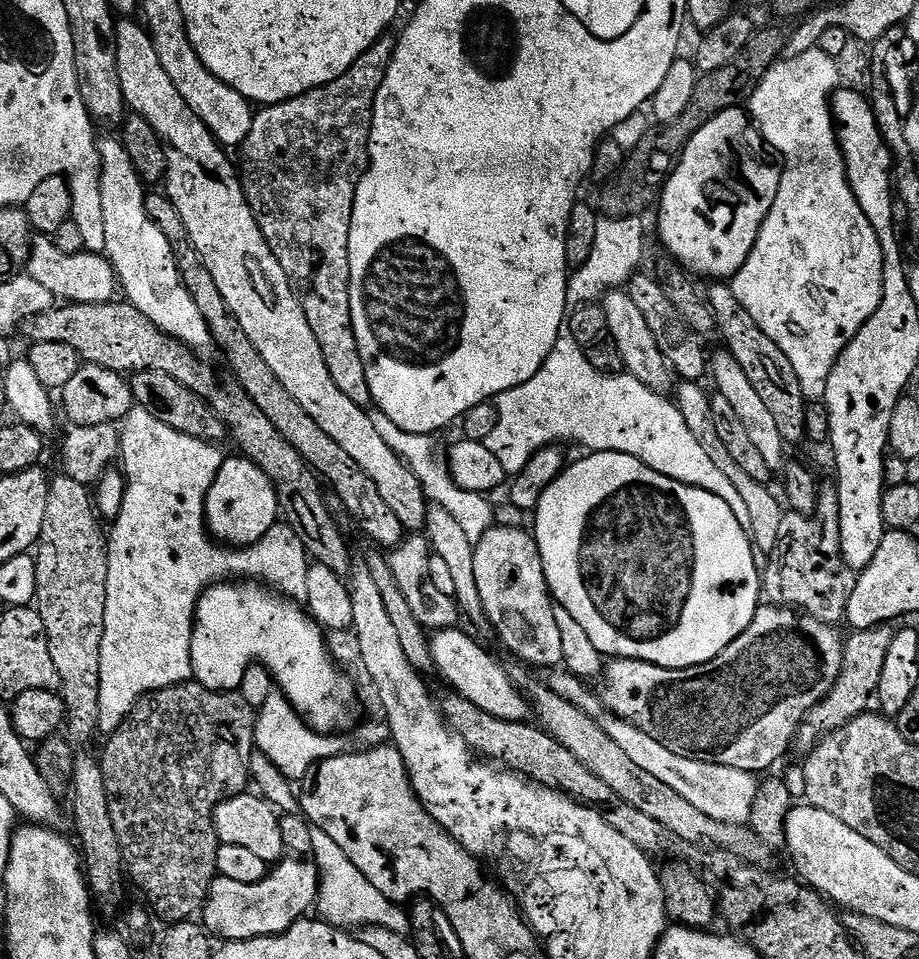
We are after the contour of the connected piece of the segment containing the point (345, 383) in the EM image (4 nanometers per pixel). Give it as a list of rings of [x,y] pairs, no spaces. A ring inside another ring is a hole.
[[[385,34],[374,42],[374,46],[370,46],[357,58],[354,66],[350,66],[350,70],[346,70],[346,74],[334,78],[334,82],[330,82],[326,86],[318,86],[314,90],[307,92],[305,96],[296,96],[292,100],[287,100],[281,104],[269,104],[261,107],[253,115],[250,134],[246,138],[246,142],[240,145],[238,149],[238,155],[240,155],[238,175],[240,184],[244,187],[244,196],[248,200],[250,210],[256,217],[258,226],[262,230],[274,258],[278,258],[282,270],[286,270],[286,278],[306,314],[306,322],[310,322],[310,330],[314,330],[314,338],[318,338],[318,346],[322,346],[322,358],[326,358],[326,366],[330,366],[330,374],[334,378],[334,383],[337,384],[338,390],[342,390],[342,394],[346,394],[346,398],[350,398],[350,402],[354,402],[362,409],[367,409],[372,404],[372,395],[370,394],[370,382],[366,382],[366,366],[362,366],[362,358],[358,354],[358,342],[354,338],[352,319],[350,318],[350,226],[354,214],[356,191],[369,162],[368,143],[372,133],[374,102],[378,90],[382,86],[382,78],[386,78],[386,70],[394,58],[396,42],[397,37],[395,35]]]

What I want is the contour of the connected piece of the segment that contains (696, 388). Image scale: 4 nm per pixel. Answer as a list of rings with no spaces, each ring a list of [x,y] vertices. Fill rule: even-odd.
[[[696,382],[681,383],[674,392],[675,403],[679,407],[682,418],[686,418],[686,426],[690,426],[690,434],[694,434],[694,438],[698,438],[698,442],[702,442],[702,450],[706,450],[706,454],[710,458],[714,458],[714,466],[718,466],[718,470],[722,470],[722,474],[726,474],[726,478],[730,478],[730,482],[734,482],[734,490],[738,490],[742,502],[745,503],[750,513],[750,526],[747,531],[750,533],[753,549],[760,554],[772,552],[778,542],[778,529],[782,527],[785,509],[782,504],[780,508],[769,485],[754,482],[754,479],[750,478],[750,475],[746,474],[737,462],[734,462],[729,450],[726,450],[725,443],[718,436],[711,409],[712,396],[704,393],[700,387],[701,385]]]

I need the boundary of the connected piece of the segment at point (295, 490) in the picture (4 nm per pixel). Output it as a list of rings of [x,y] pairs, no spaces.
[[[127,302],[116,303],[65,303],[62,306],[64,308],[53,306],[49,311],[24,320],[20,332],[31,343],[62,342],[62,346],[74,346],[74,350],[80,355],[84,364],[102,366],[106,370],[114,370],[121,374],[158,370],[162,374],[170,374],[170,378],[178,378],[178,382],[182,382],[182,386],[190,386],[190,390],[194,390],[194,394],[201,396],[214,410],[214,414],[218,414],[218,418],[222,418],[227,435],[233,436],[236,439],[237,446],[241,448],[237,449],[268,475],[270,482],[276,488],[276,497],[280,503],[283,519],[292,527],[294,534],[298,534],[298,538],[302,538],[302,546],[307,550],[309,557],[315,563],[326,566],[326,570],[334,570],[334,574],[338,574],[341,578],[351,577],[354,571],[354,563],[352,564],[352,552],[348,549],[348,540],[340,533],[340,528],[336,525],[331,510],[324,505],[324,496],[320,493],[320,488],[322,489],[320,477],[305,462],[302,454],[298,454],[298,450],[294,450],[294,446],[290,446],[290,442],[286,442],[286,438],[282,438],[282,434],[278,434],[278,430],[274,430],[274,422],[270,422],[270,418],[266,418],[266,414],[262,414],[262,410],[258,410],[258,406],[254,406],[254,402],[249,396],[241,390],[231,392],[230,389],[223,388],[220,385],[219,378],[216,377],[215,370],[206,361],[199,360],[196,357],[199,355],[187,344],[182,343],[181,340],[175,340],[173,336],[168,336],[162,330],[158,330],[158,326],[154,326],[154,322],[150,322],[150,318],[143,316],[132,304]]]

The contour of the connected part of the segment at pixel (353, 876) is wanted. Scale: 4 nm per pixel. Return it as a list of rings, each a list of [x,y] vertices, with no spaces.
[[[312,828],[310,834],[312,860],[320,873],[320,893],[317,896],[316,912],[325,923],[341,930],[375,927],[392,933],[409,935],[411,917],[401,905],[386,899],[381,891],[343,853],[325,831]]]

